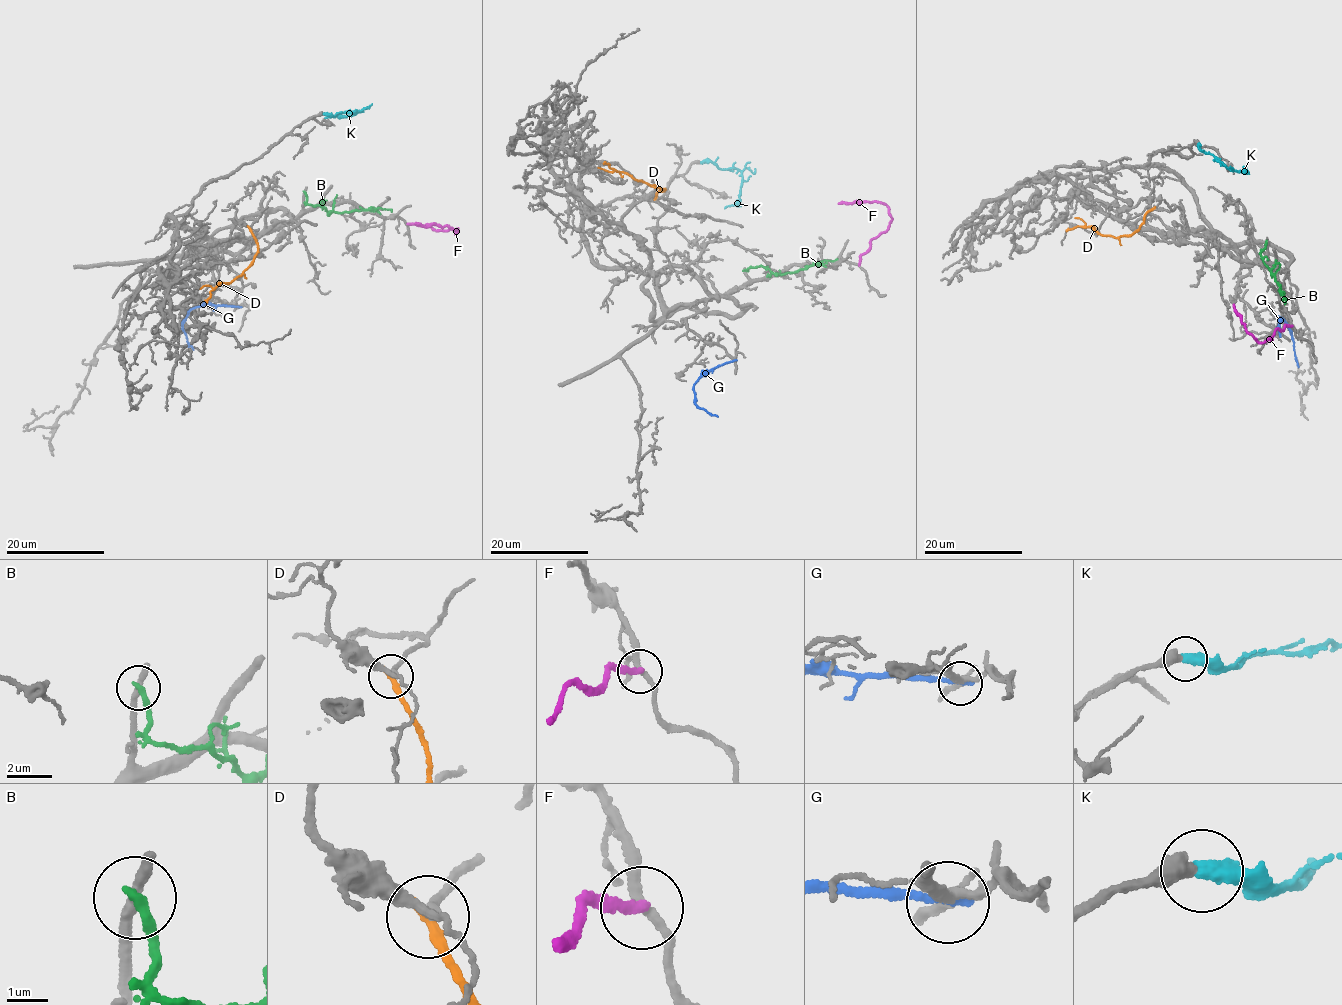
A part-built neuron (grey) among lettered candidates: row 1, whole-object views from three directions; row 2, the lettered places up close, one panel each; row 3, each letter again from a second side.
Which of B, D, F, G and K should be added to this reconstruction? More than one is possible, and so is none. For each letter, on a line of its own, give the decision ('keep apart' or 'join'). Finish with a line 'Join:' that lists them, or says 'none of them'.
B: keep apart
D: keep apart
F: keep apart
G: keep apart
K: join
Join: K

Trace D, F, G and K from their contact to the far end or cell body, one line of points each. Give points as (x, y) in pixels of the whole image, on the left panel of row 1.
D: (249, 228), (256, 238), (257, 250), (252, 262), (233, 281), (217, 284), (207, 303)
F: (407, 224), (428, 224), (437, 230), (451, 227), (456, 234), (457, 228), (446, 225), (422, 227), (415, 223)
G: (238, 307), (203, 305), (189, 310), (183, 329), (193, 349)
K: (324, 114), (357, 111), (325, 118)

